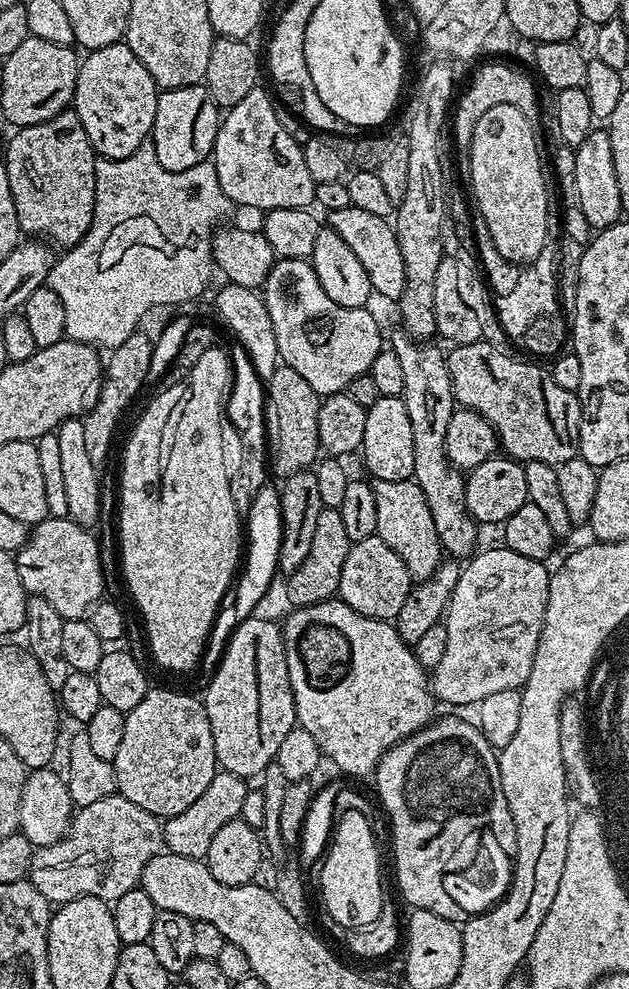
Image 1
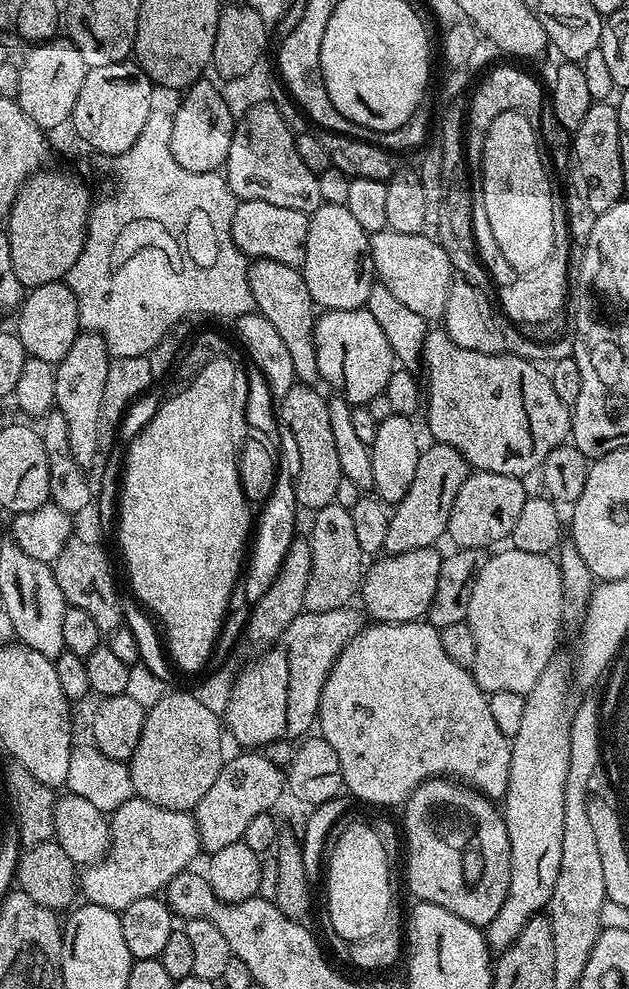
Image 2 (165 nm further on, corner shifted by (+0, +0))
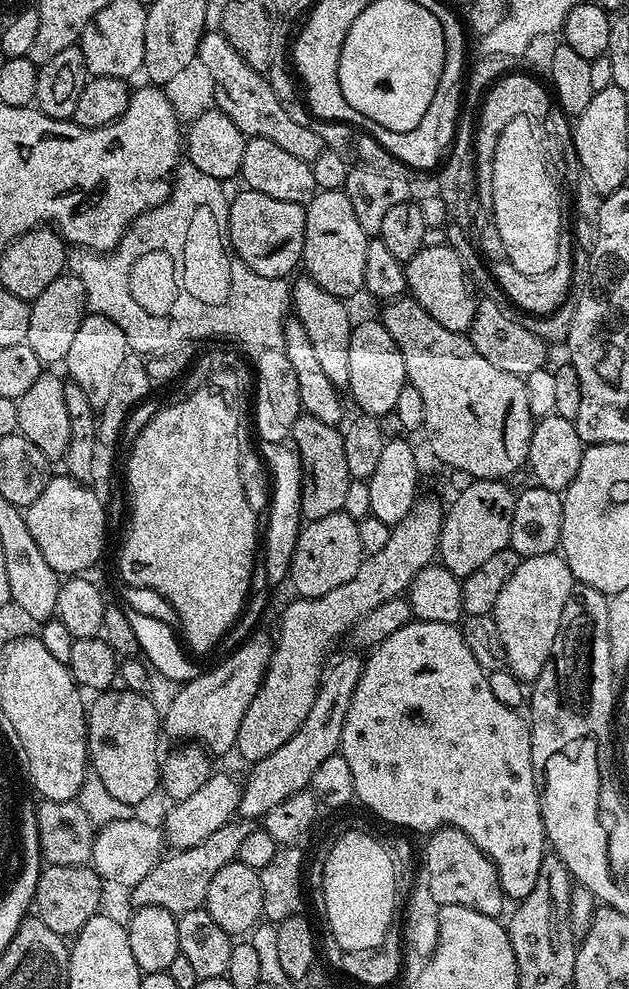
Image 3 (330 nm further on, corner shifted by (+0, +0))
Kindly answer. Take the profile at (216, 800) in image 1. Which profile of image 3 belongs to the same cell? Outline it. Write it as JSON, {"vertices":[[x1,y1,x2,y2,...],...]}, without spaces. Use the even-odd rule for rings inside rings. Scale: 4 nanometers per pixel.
{"vertices":[[344,656,336,665,325,671,320,689,314,698,314,706,310,714,306,714,306,722,298,726,294,738,286,742,286,746,278,746,274,754,255,761,248,772,248,781,245,779,240,794,239,815,245,821,262,818,274,806,278,806,295,792,305,791,314,778,314,770,326,762,326,758,337,755,340,751,342,726,346,722,346,710,350,710,350,698,358,686,358,678,364,669,364,660,356,656]]}

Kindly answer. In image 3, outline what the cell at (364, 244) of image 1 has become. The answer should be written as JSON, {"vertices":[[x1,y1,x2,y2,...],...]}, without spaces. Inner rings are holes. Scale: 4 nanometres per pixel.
{"vertices":[[451,243,418,250,414,258,406,261,404,273,411,299,420,303,422,310,426,310,426,314,430,314,434,322,455,332,467,333,471,329,478,295,464,268,464,260,453,250]]}

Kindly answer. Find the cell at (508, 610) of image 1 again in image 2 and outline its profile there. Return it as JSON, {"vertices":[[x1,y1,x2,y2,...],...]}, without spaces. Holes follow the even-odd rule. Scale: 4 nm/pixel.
{"vertices":[[504,546,493,551,479,565,476,580,472,583,466,623,474,636,475,647,474,666,470,671,483,692,511,690,513,694,527,696,530,690,534,690,534,682,542,678,542,670,553,663,552,651,560,640,560,624,565,623,563,593,560,566,551,555,526,554,526,550]]}

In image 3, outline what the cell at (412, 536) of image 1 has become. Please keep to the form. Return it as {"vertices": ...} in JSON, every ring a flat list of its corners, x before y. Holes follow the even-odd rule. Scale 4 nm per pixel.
{"vertices":[[301,278,290,288,290,308,294,318,302,322,302,330,306,330,310,337,314,355,322,365,326,378,330,378,330,382,334,382,334,386,341,390,347,389,350,382,350,338,354,327,354,320,348,317,348,308,344,304,347,303,341,297,326,294,318,282,307,278]]}

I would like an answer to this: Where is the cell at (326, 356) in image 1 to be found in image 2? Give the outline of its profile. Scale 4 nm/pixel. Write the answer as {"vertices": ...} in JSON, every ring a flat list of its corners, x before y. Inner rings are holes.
{"vertices":[[367,307,321,311,315,317,313,328,320,380,328,383,333,388,333,393,343,396,353,406,364,406,369,400,384,392,386,382,390,382,390,374,394,371,394,357,390,342,386,342,386,334,382,334,382,326,378,326,378,318,374,318,374,314,370,314]]}

